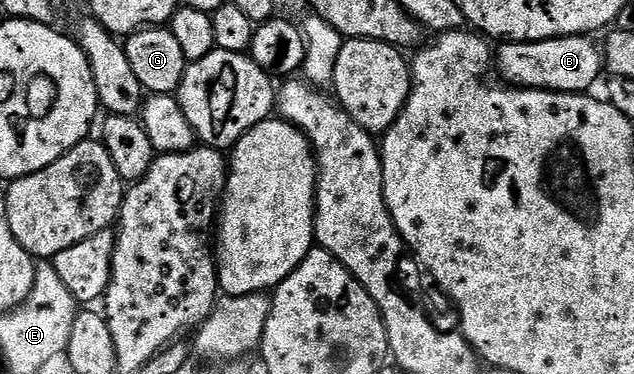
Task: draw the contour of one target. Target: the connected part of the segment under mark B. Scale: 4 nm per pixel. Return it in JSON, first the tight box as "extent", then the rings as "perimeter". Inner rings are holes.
{"extent":[497,35,605,93],"perimeter":[[[584,35],[581,37],[554,37],[553,39],[545,39],[544,41],[508,41],[506,43],[500,44],[500,49],[497,49],[497,73],[500,73],[502,80],[506,84],[516,88],[516,89],[544,89],[550,93],[587,93],[595,85],[595,80],[599,76],[604,76],[605,73],[605,58],[603,56],[603,50],[601,48],[600,42],[595,42],[596,38],[591,35]]]}

